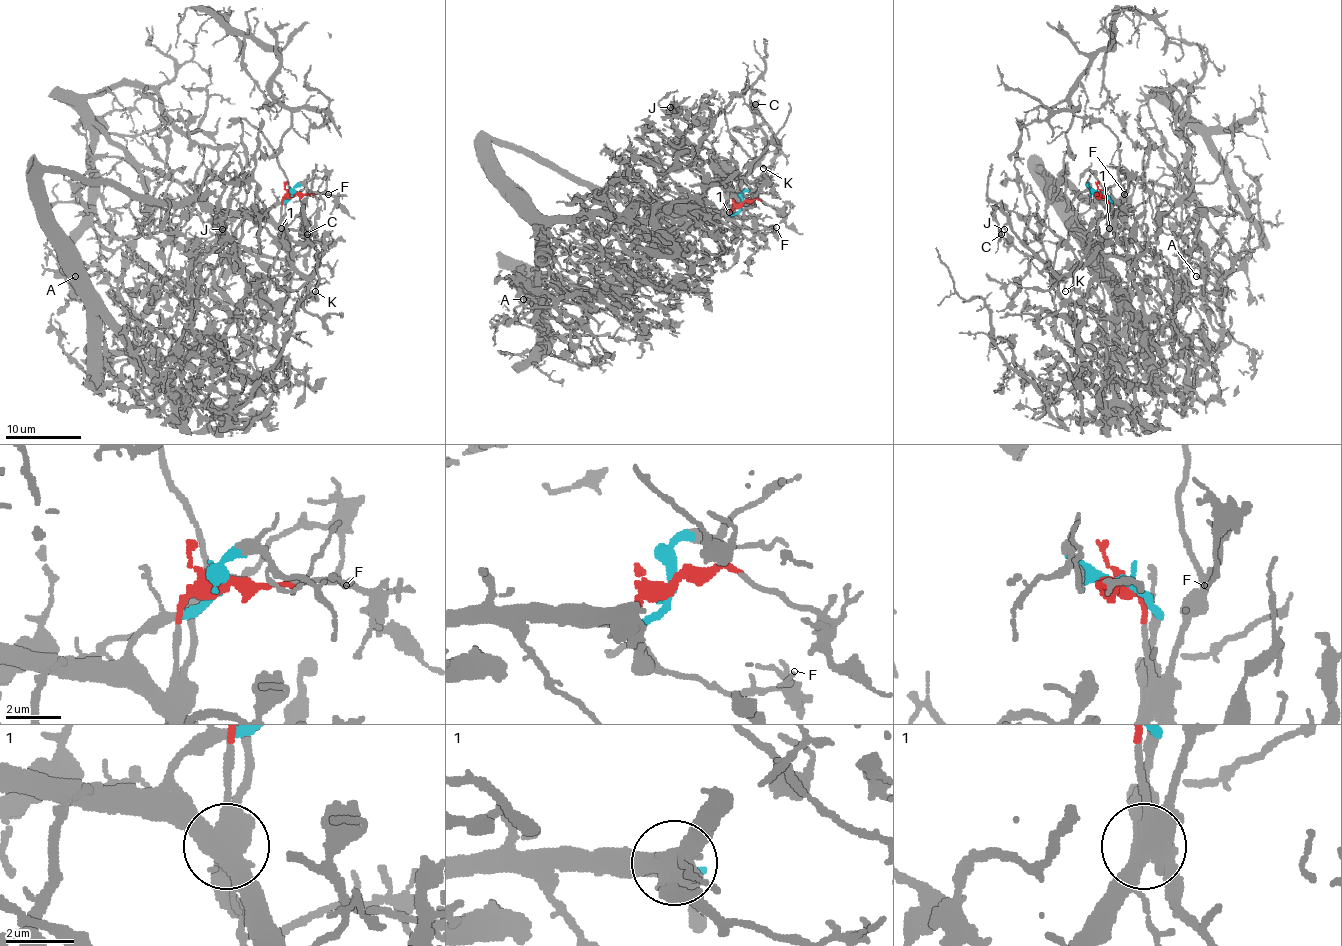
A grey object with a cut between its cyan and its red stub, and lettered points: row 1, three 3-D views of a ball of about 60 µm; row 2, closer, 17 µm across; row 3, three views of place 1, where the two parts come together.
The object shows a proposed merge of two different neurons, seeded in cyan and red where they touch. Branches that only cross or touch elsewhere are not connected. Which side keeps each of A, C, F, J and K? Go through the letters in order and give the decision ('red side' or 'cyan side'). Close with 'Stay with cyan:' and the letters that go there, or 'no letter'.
A: red side
C: cyan side
F: red side
J: red side
K: cyan side
Stay with cyan: C, K

